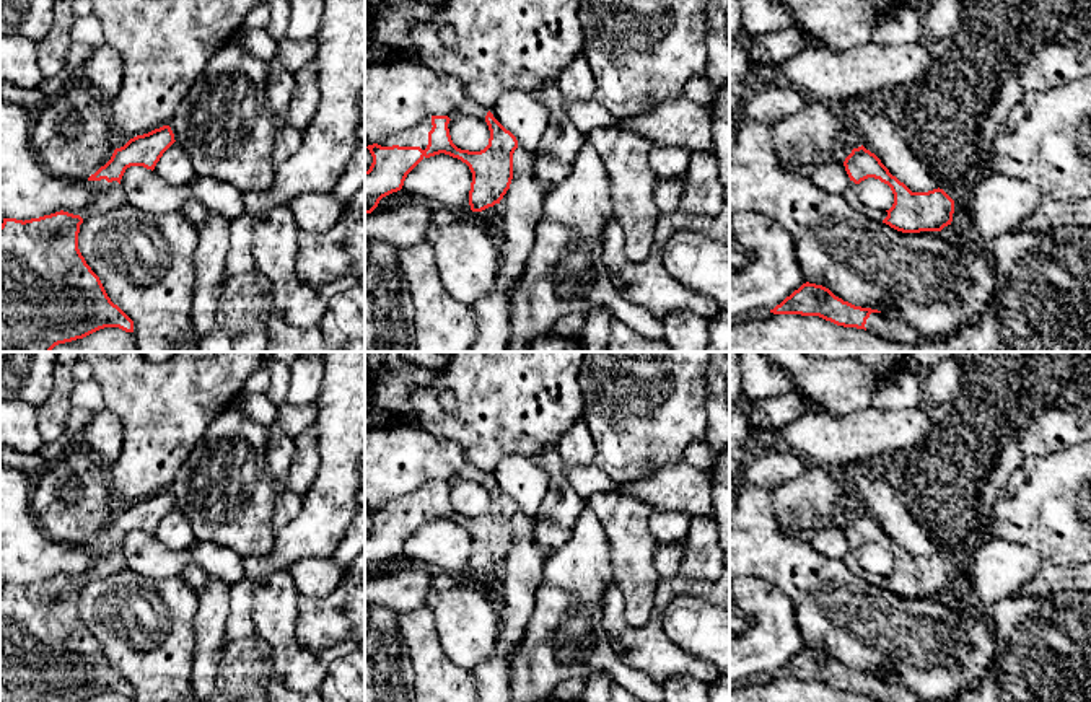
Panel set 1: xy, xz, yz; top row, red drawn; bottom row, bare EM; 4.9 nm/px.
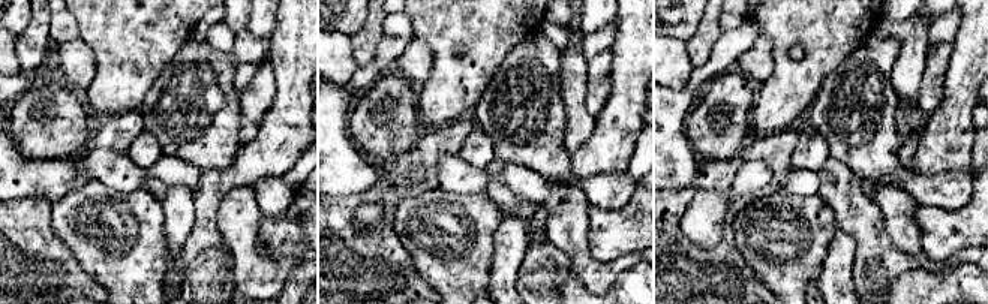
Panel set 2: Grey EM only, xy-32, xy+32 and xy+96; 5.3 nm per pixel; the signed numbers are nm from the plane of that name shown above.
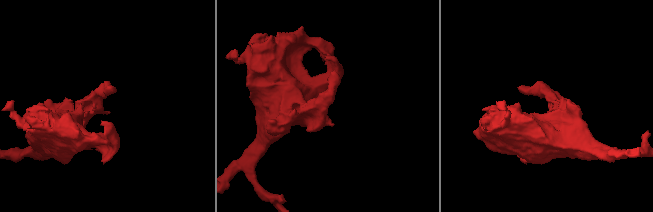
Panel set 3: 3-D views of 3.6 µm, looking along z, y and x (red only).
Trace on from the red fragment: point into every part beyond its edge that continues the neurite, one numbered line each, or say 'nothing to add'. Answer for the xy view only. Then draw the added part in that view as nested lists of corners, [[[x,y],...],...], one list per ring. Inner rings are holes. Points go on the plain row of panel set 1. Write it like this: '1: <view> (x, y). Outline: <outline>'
1: xy (108, 561). Outline: [[[88,546],[88,552],[94,557],[94,562],[88,572],[88,575],[81,580],[83,585],[93,580],[111,577],[122,568],[127,568],[125,557],[117,546],[107,547],[101,546]]]

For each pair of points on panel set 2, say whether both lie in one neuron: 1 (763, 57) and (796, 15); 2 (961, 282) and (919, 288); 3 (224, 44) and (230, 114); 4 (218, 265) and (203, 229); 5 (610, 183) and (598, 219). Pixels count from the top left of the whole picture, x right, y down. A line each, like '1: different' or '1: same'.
1: different
2: same
3: different
4: different
5: different

